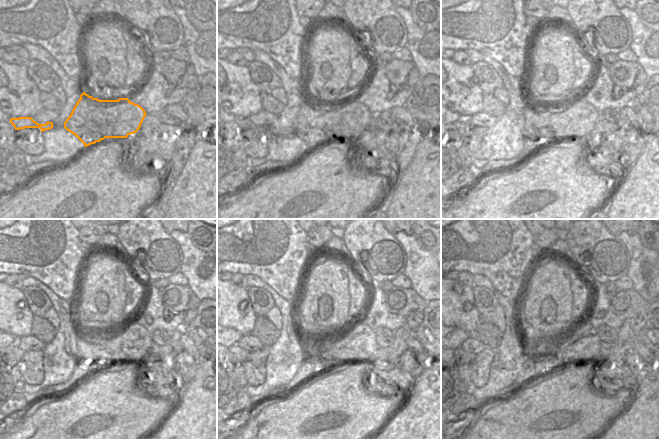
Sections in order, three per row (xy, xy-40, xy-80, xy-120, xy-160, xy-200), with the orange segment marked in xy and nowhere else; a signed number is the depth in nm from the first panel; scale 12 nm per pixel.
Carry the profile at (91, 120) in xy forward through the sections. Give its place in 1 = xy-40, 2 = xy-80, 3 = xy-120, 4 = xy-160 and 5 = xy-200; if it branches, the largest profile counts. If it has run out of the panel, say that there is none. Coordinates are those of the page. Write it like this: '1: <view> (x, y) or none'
1: xy-40 (315, 122)
2: xy-80 (576, 120)
3: xy-120 (130, 344)
4: xy-160 (359, 343)
5: xy-200 (583, 344)

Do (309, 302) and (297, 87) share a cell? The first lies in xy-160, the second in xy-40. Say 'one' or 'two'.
two

